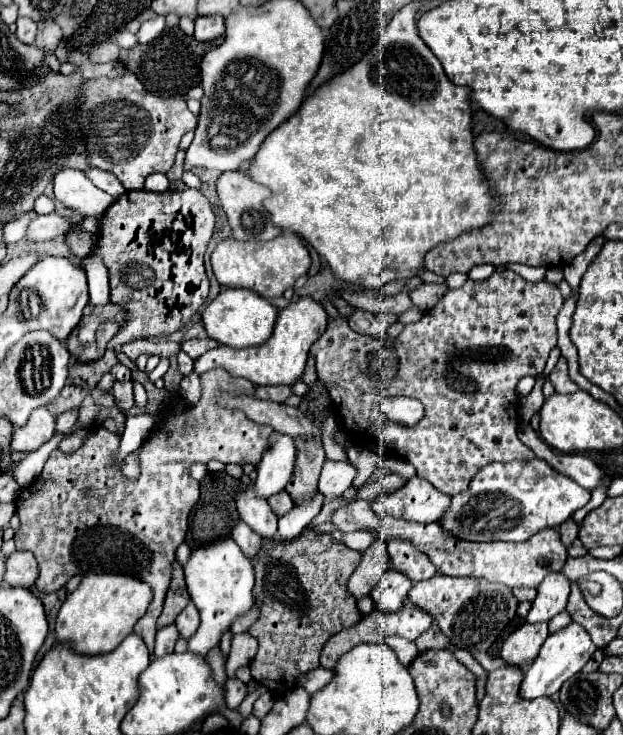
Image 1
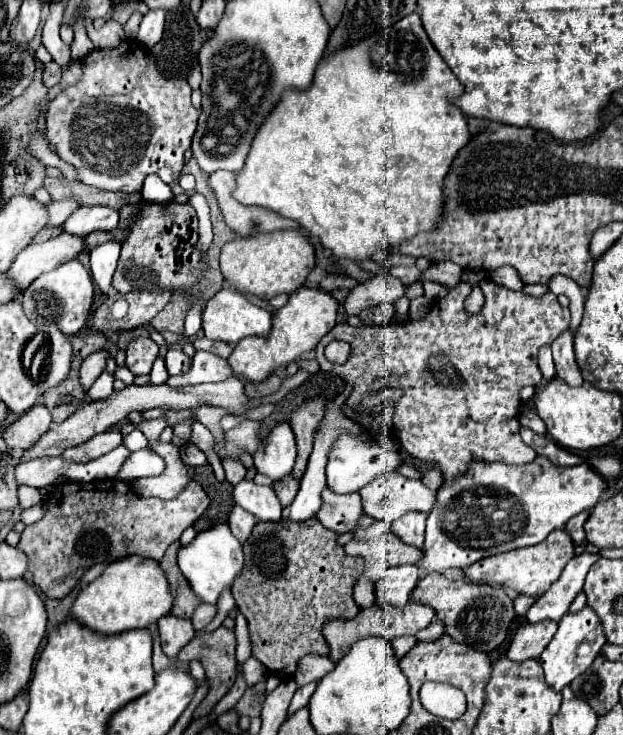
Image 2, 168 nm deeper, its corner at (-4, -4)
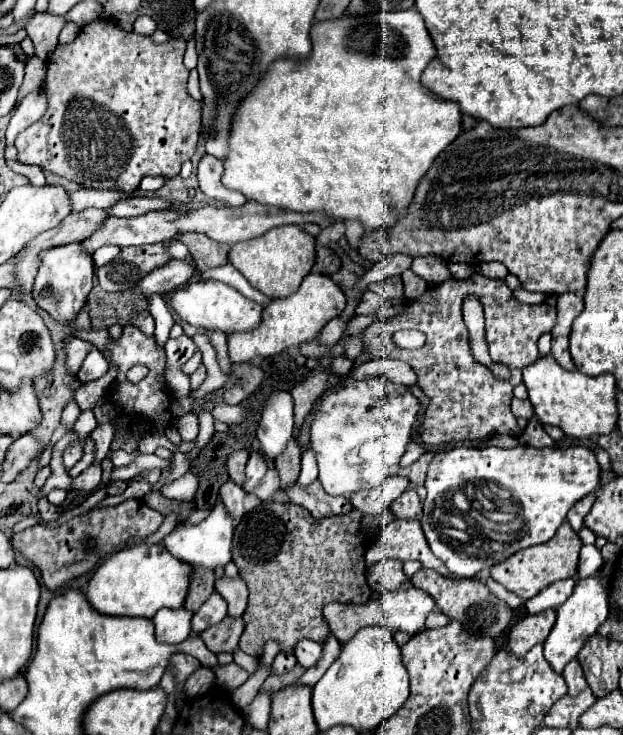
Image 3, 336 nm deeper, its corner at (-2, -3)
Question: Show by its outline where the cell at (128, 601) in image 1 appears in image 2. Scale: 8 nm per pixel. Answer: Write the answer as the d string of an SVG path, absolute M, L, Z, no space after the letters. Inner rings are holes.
M128 556L124 560L112 562L94 582L90 582L74 600L70 608L70 618L76 620L78 624L104 634L104 636L114 636L126 630L140 630L148 628L152 622L158 622L162 616L166 616L172 608L172 596L168 590L168 580L166 574L160 570L160 566L154 560L148 558L138 558L138 556Z

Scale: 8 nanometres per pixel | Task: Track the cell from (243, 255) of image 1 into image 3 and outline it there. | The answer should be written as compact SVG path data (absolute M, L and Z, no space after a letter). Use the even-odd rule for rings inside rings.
M282 225L256 239L236 243L228 255L228 261L248 279L248 283L272 299L296 293L302 279L310 273L314 259L314 237L296 225Z

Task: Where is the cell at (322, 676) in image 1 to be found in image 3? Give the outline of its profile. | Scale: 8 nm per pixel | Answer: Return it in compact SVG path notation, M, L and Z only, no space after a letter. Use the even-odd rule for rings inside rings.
M308 639L298 641L296 647L294 647L294 655L296 655L298 663L308 669L308 667L316 665L316 661L320 659L320 655L322 655L322 645L316 643L316 641L308 641Z

